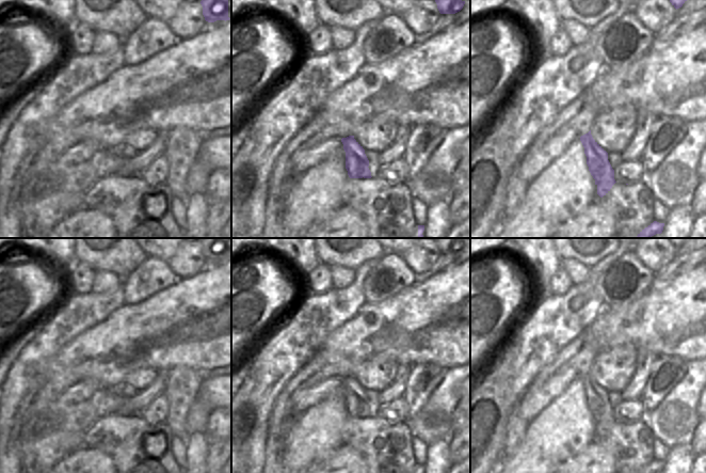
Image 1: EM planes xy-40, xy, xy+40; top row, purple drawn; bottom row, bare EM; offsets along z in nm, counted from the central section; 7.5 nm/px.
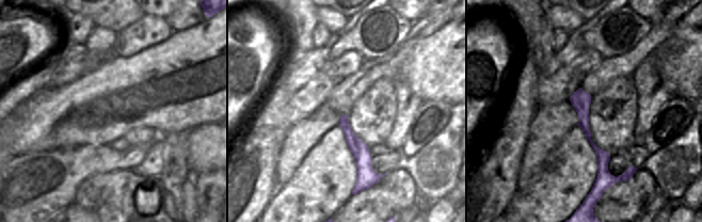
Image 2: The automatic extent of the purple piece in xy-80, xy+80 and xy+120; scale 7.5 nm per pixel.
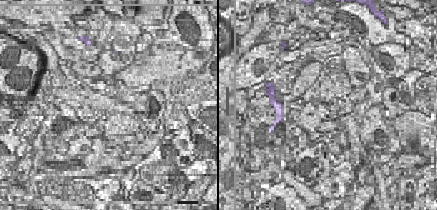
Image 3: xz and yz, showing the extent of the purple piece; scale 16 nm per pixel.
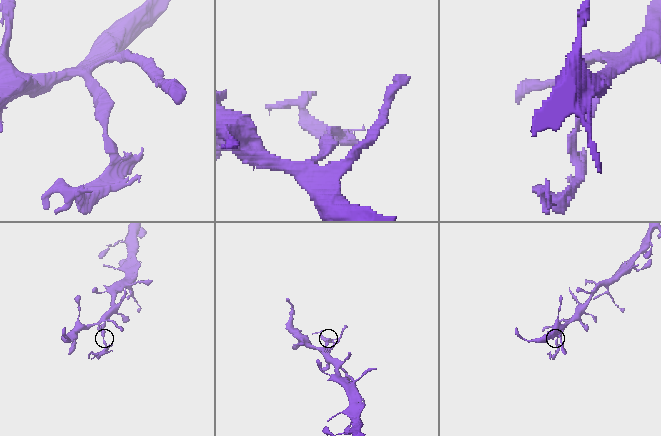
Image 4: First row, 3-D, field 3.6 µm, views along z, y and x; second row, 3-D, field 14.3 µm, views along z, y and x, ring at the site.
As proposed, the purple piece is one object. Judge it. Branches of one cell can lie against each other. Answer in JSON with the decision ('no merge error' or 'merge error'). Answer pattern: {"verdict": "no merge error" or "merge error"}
{"verdict": "merge error"}

